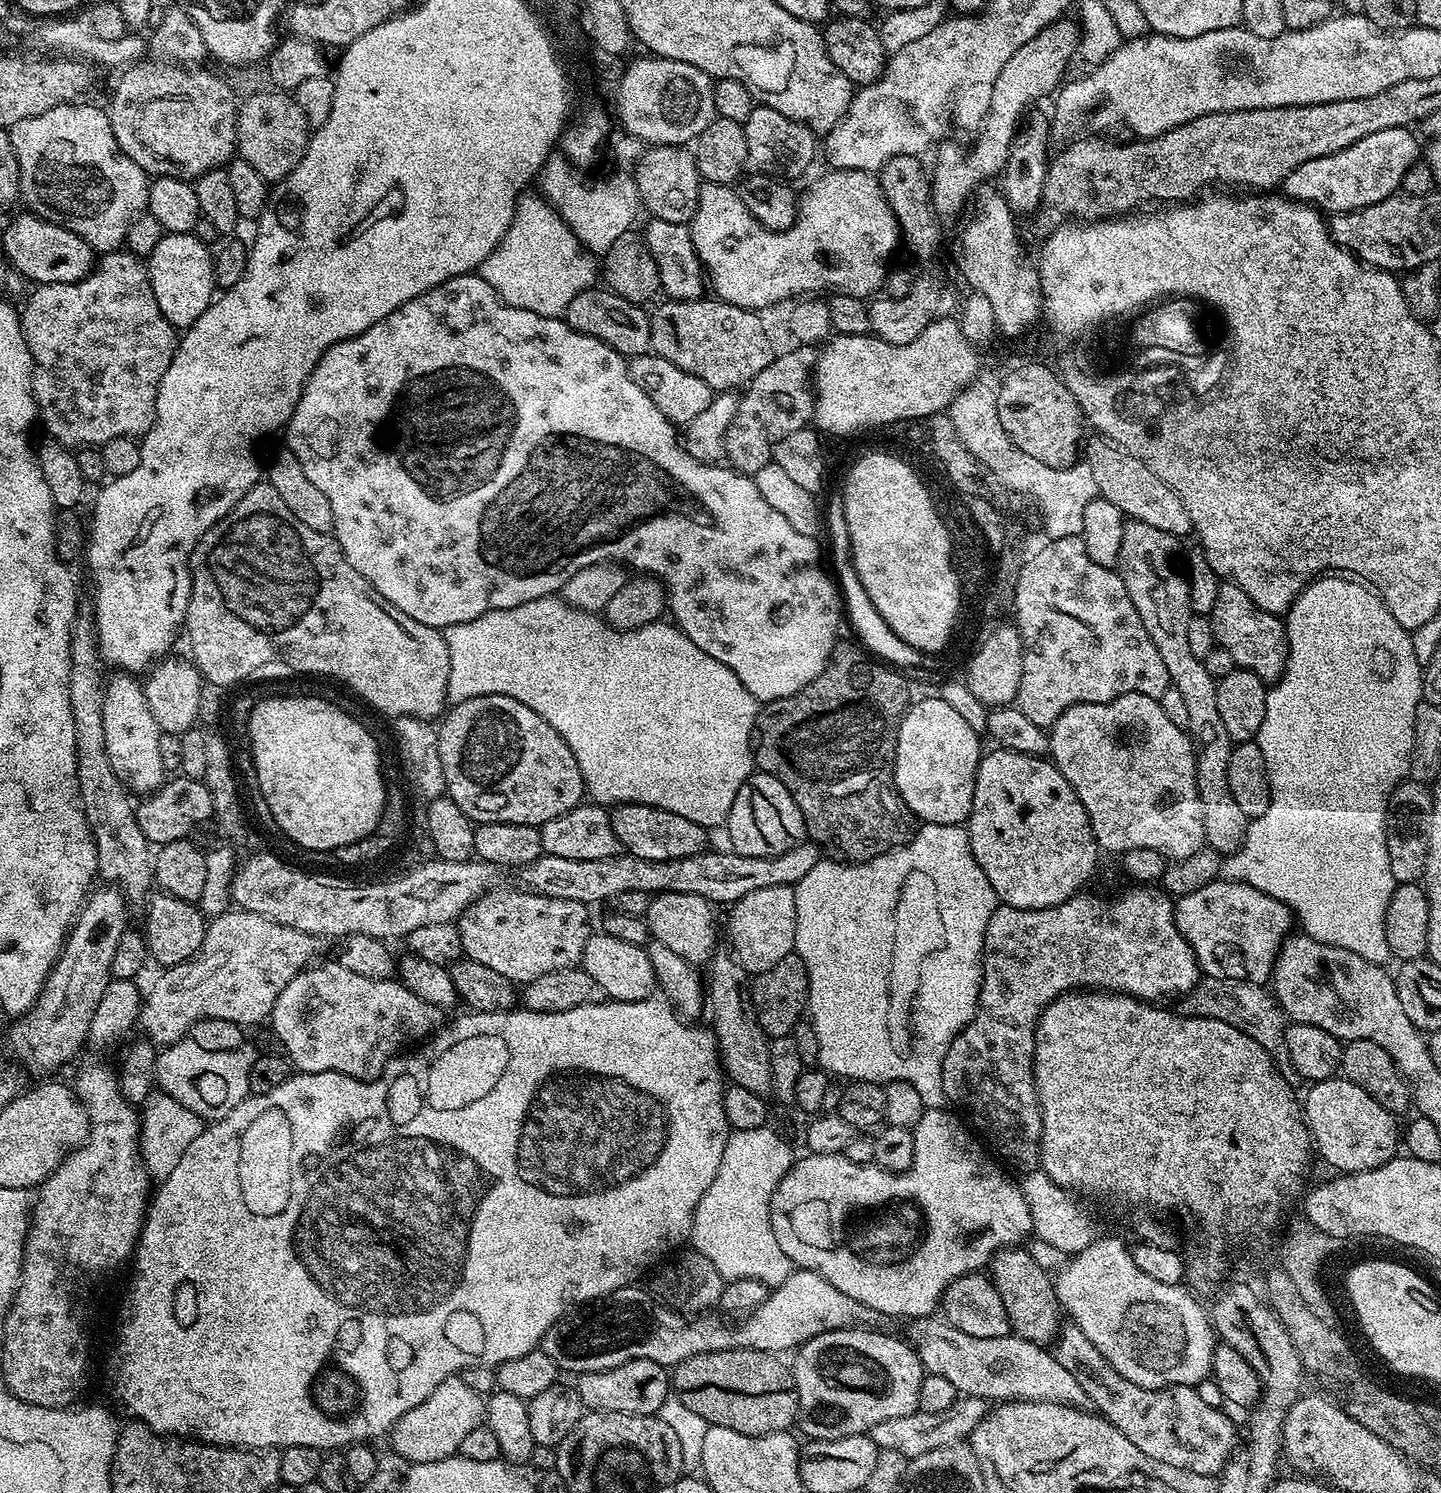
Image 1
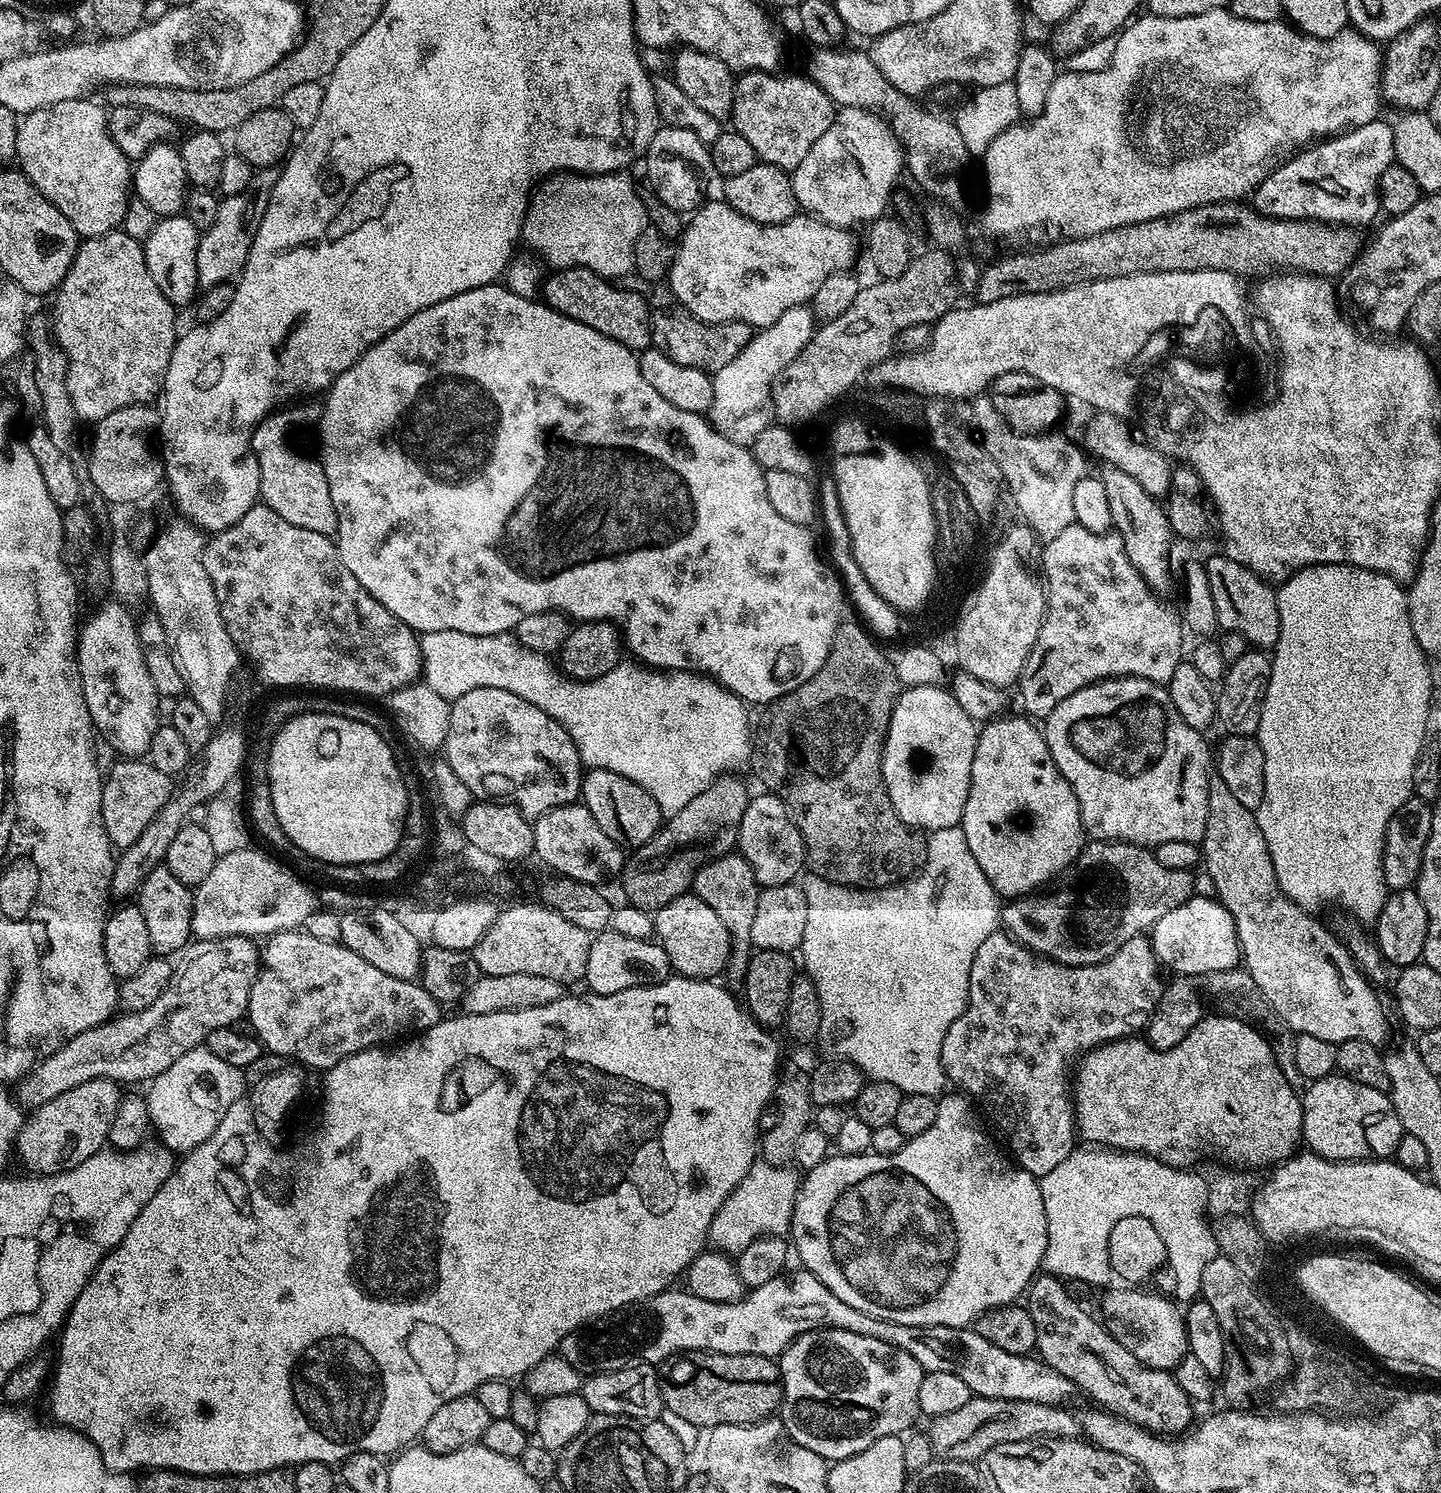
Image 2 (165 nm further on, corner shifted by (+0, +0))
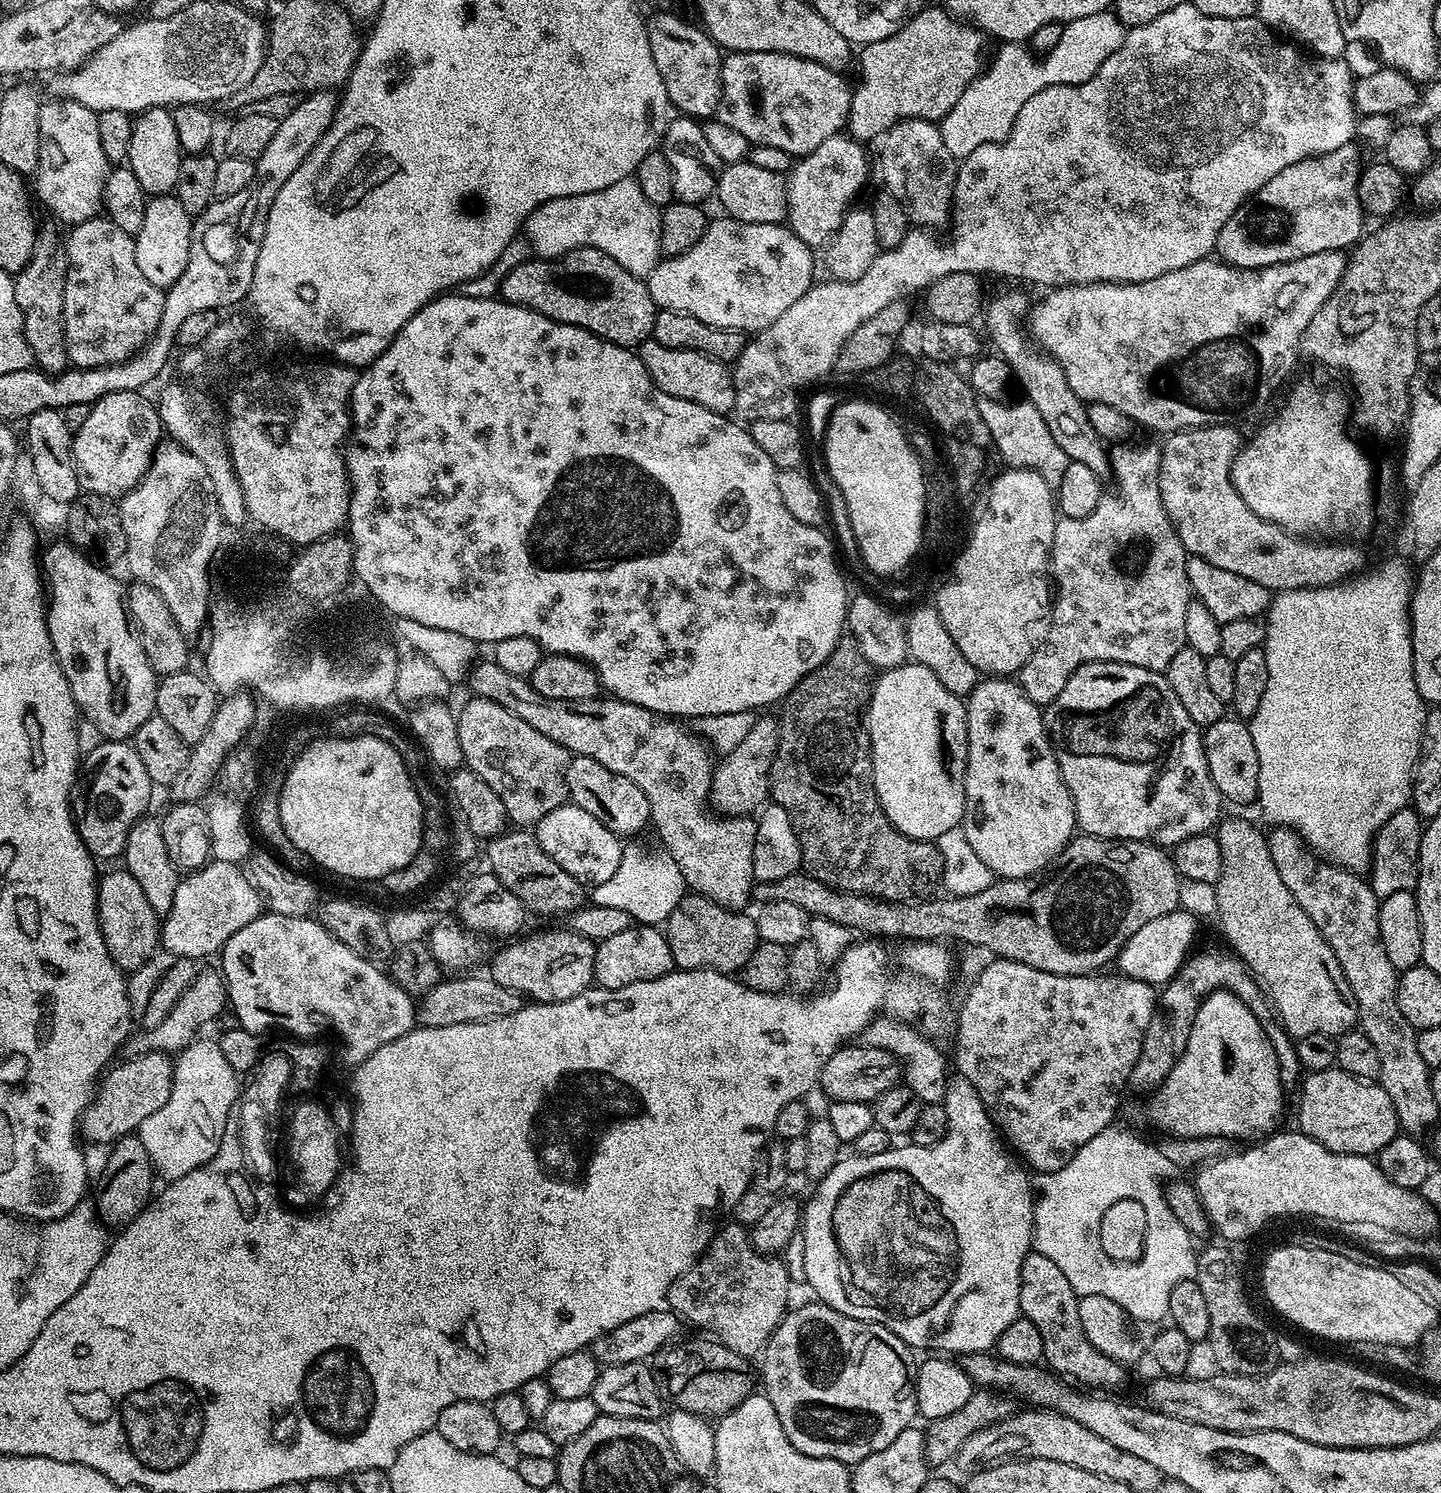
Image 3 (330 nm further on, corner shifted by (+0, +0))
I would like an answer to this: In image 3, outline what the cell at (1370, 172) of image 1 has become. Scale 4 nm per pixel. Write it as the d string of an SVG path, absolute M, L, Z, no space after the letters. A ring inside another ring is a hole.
M1350 143L1321 156L1294 162L1294 166L1286 166L1282 174L1274 174L1274 178L1222 226L1215 255L1233 268L1265 268L1310 254L1351 249L1361 239L1360 231L1366 221L1358 198L1362 163L1356 147Z

